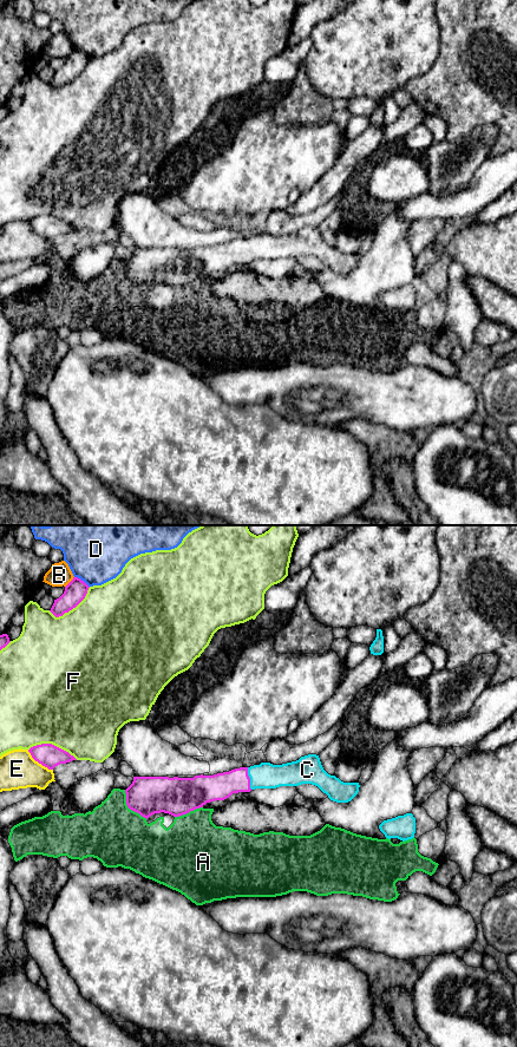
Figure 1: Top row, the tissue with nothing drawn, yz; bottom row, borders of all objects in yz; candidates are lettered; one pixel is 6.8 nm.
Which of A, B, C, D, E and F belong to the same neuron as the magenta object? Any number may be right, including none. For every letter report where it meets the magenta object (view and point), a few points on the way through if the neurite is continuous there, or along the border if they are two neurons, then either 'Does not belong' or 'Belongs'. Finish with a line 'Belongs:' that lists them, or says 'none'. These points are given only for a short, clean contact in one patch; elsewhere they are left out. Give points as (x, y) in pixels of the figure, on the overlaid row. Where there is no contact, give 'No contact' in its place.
A: Touches magenta at yz (129, 807). Does not belong
B: Touches magenta at yz (70, 582). Does not belong
C: Touches magenta at yz (249, 778). Path across: yz (220, 786), (249, 778), (264, 776). Belongs
D: Touches magenta at yz (80, 580). Does not belong
E: Touches magenta at yz (39, 763). Does not belong
F: Touches magenta at yz (53, 745). Does not belong
Belongs: C

